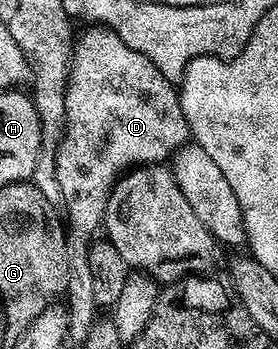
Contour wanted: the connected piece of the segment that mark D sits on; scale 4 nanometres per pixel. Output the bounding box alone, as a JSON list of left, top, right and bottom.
[54,26,187,249]

